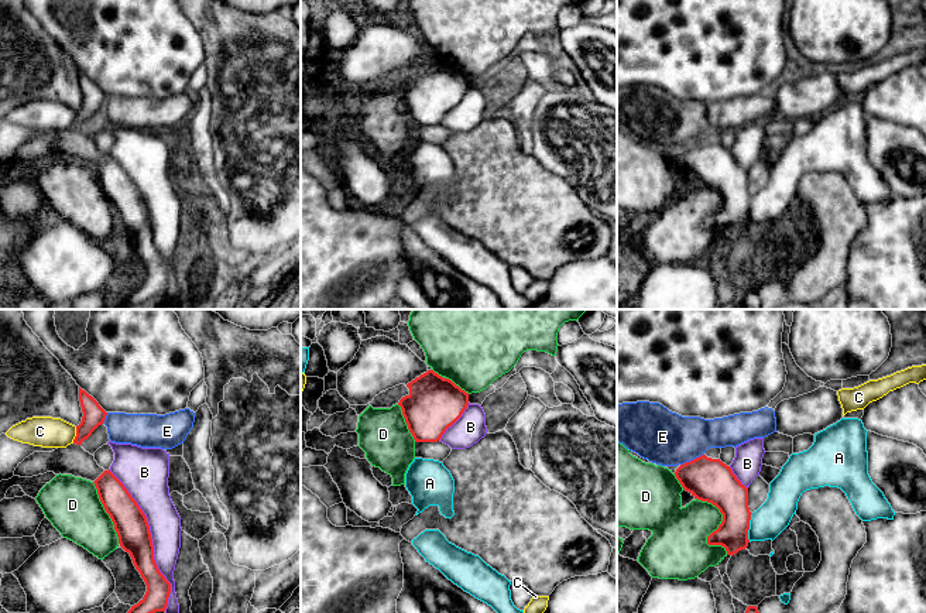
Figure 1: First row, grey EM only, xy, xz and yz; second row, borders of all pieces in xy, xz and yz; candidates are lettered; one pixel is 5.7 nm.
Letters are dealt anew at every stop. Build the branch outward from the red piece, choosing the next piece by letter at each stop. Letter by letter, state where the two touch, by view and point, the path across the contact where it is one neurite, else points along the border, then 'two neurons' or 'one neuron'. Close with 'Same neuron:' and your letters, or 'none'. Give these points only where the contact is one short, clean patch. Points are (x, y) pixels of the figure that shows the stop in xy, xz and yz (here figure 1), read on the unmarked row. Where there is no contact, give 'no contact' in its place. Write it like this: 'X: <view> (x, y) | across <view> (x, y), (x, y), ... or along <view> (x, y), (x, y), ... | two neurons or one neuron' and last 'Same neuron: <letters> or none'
A: yz (748, 211) | along yz (753, 197), (748, 205), (748, 225) | two neurons
B: xy (151, 223) | two neurons
C: xy (76, 119) | two neurons
D: yz (719, 211) | two neurons
E: yz (693, 143) | two neurons
Same neuron: none

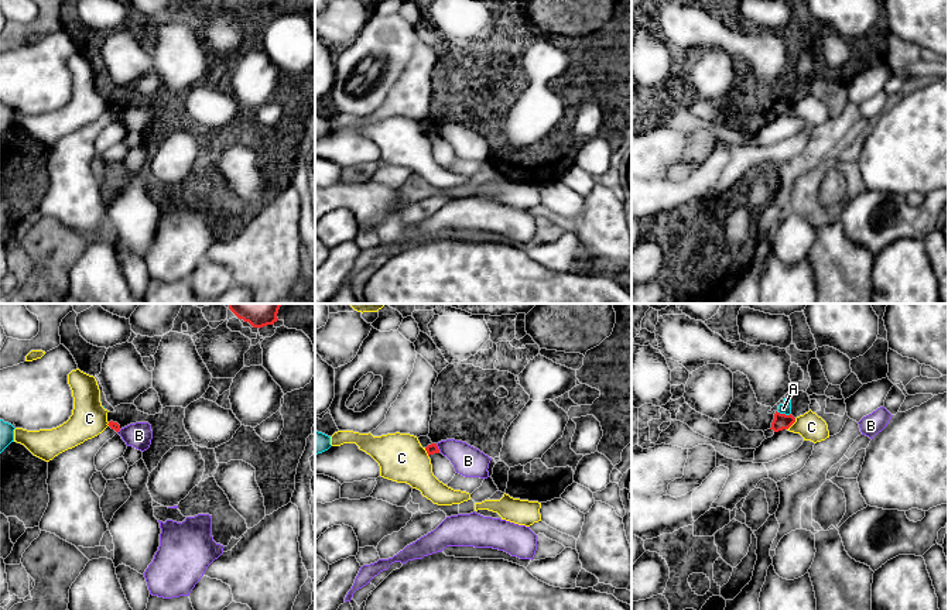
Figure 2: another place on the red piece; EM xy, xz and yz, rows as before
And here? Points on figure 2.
A: yz (783, 98) | along yz (776, 95), (790, 98) | two neurons
B: xz (437, 132) | two neurons
C: yz (793, 106) | along yz (796, 102), (787, 113) | two neurons
Same neuron: none

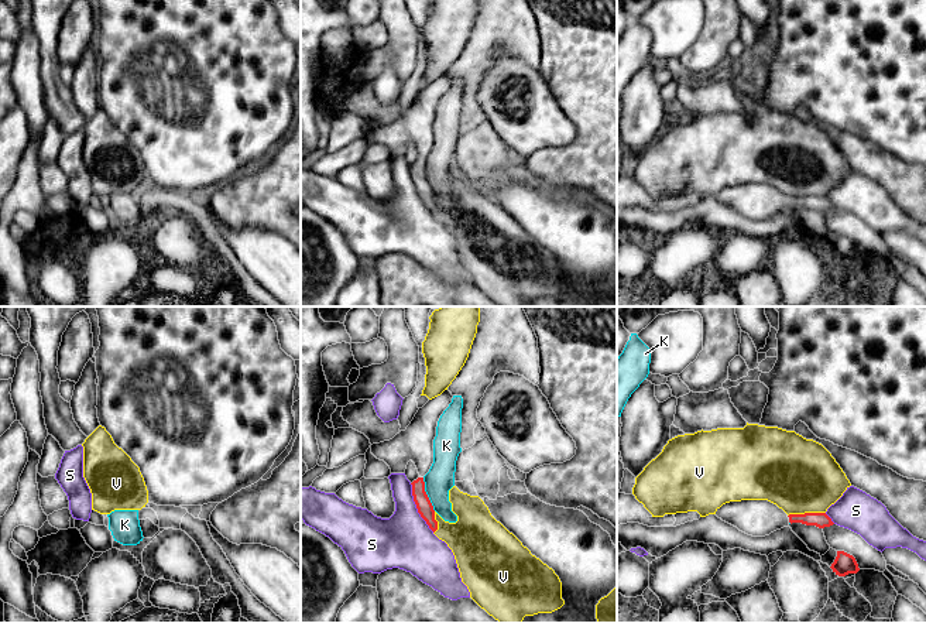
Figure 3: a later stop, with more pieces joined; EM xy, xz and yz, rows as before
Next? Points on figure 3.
K: xz (427, 178) | two neurons
S: xz (417, 191) | two neurons
V: yz (806, 197) | two neurons
Same neuron: none

